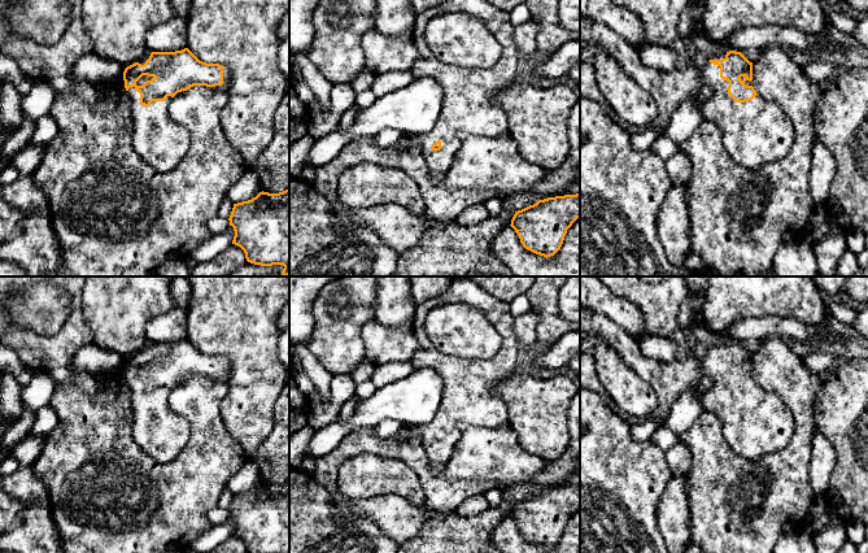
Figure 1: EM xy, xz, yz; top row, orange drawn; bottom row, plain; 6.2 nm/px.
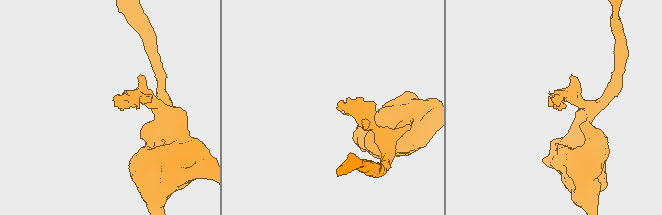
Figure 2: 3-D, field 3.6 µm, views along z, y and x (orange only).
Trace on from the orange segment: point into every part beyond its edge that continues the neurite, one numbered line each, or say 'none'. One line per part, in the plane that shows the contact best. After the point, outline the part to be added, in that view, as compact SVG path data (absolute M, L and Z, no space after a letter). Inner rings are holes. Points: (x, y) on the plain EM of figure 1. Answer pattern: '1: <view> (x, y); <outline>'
1: xy (161, 432); M130 378L127 384L131 392L132 436L136 444L158 462L174 460L187 444L191 428L187 419L170 406L169 397L173 388L167 387L165 392L152 392L149 397L144 397L140 395L140 384L135 378Z

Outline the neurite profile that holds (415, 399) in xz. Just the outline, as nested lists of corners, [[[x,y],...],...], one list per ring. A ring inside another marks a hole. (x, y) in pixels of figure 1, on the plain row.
[[[416,369],[361,400],[349,419],[335,418],[315,431],[307,454],[313,458],[332,452],[341,440],[359,427],[375,427],[383,419],[394,419],[404,426],[426,424],[436,415],[442,399],[444,382],[432,369]]]

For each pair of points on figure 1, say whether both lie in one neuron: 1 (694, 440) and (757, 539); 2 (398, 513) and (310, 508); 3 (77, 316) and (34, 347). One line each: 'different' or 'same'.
1: same
2: different
3: same

